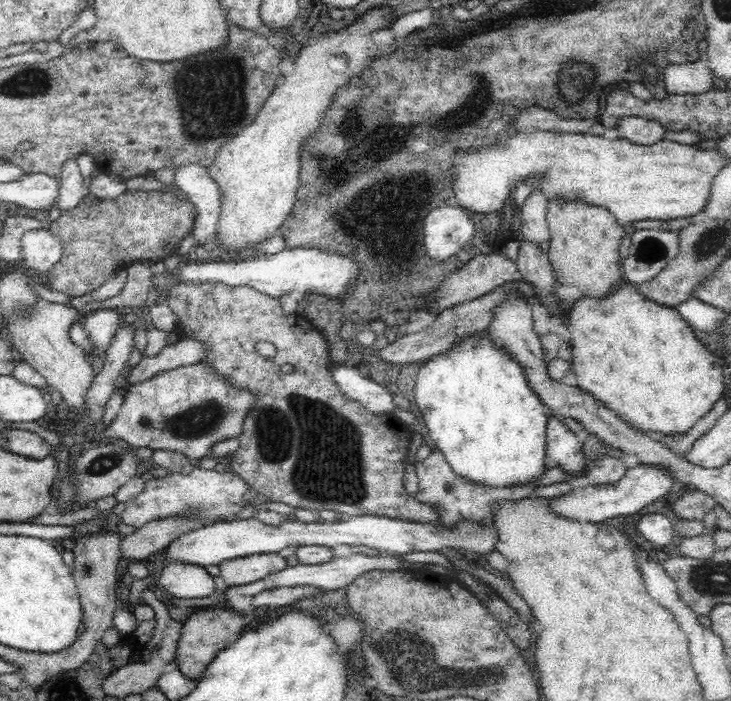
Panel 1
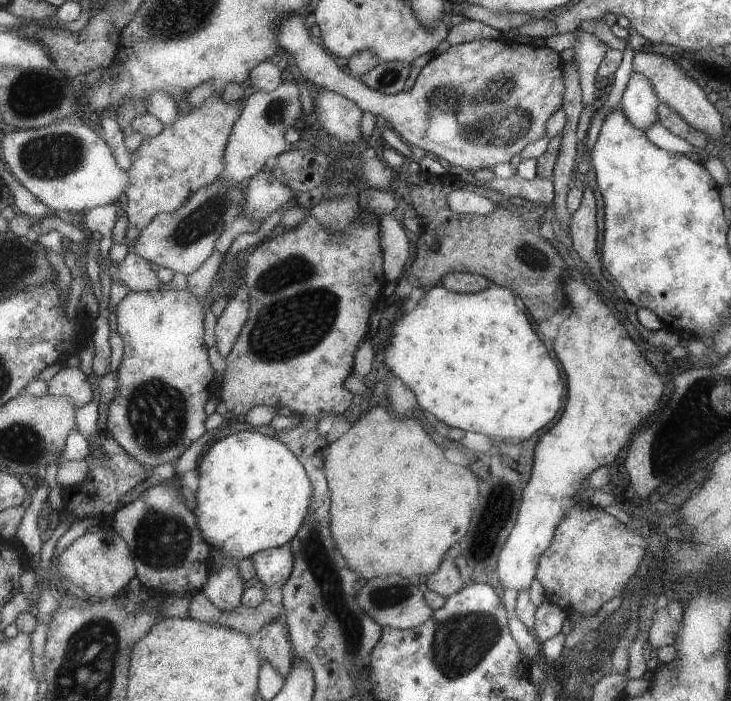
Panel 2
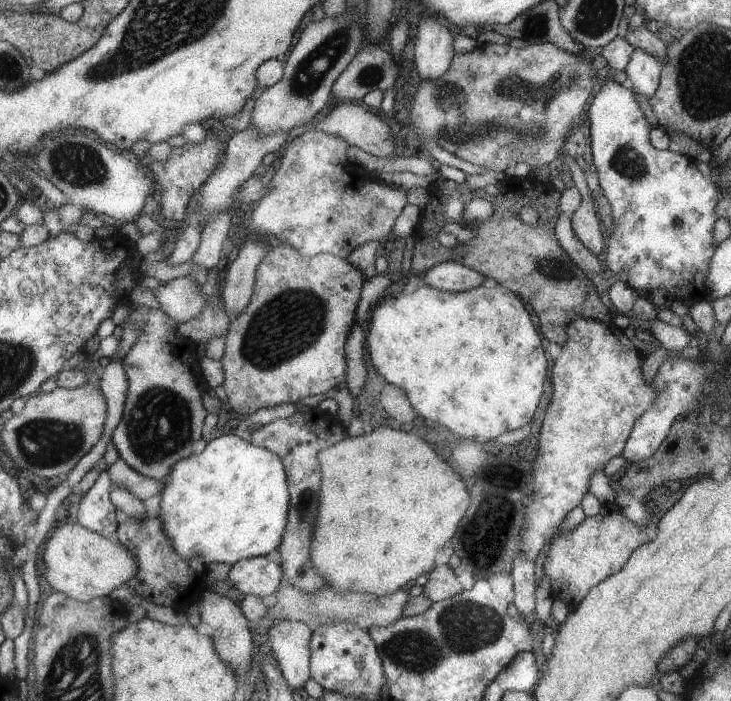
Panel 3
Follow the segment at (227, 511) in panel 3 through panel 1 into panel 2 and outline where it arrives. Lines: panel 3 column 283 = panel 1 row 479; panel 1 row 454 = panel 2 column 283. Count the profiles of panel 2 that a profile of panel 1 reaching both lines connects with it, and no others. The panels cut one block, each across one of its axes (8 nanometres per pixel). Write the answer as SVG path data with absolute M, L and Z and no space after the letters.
M238 431L211 443L198 466L196 504L193 508L197 530L203 540L224 557L236 561L250 557L254 580L263 583L268 590L281 588L290 577L294 555L289 544L305 521L310 504L311 485L306 469L288 447L278 439L259 436L259 433Z

